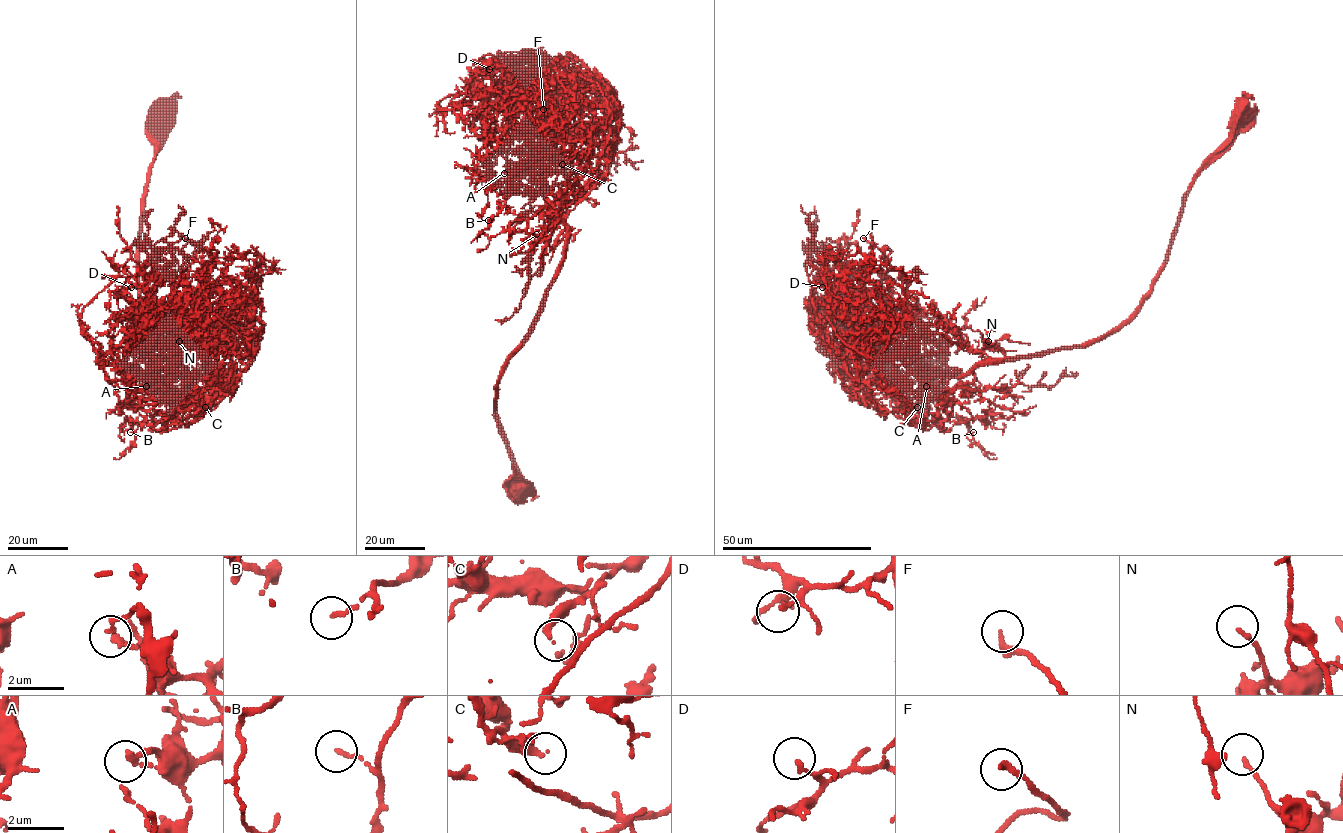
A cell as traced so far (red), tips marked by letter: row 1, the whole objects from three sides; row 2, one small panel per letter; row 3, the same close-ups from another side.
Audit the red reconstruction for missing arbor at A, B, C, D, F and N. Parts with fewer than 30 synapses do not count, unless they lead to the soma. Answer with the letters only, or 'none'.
none

